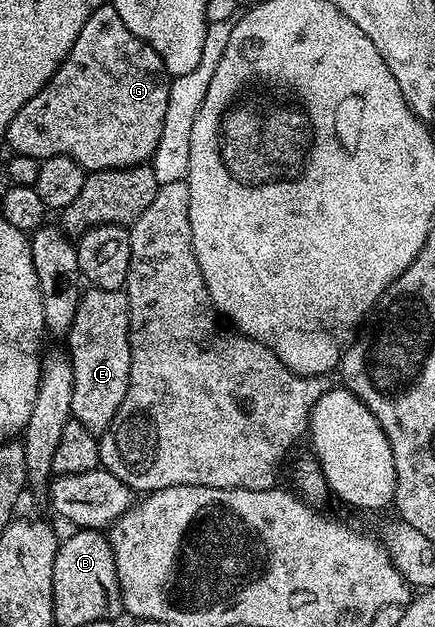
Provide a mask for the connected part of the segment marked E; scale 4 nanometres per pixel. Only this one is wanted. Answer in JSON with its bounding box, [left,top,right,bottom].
[65,286,131,437]

